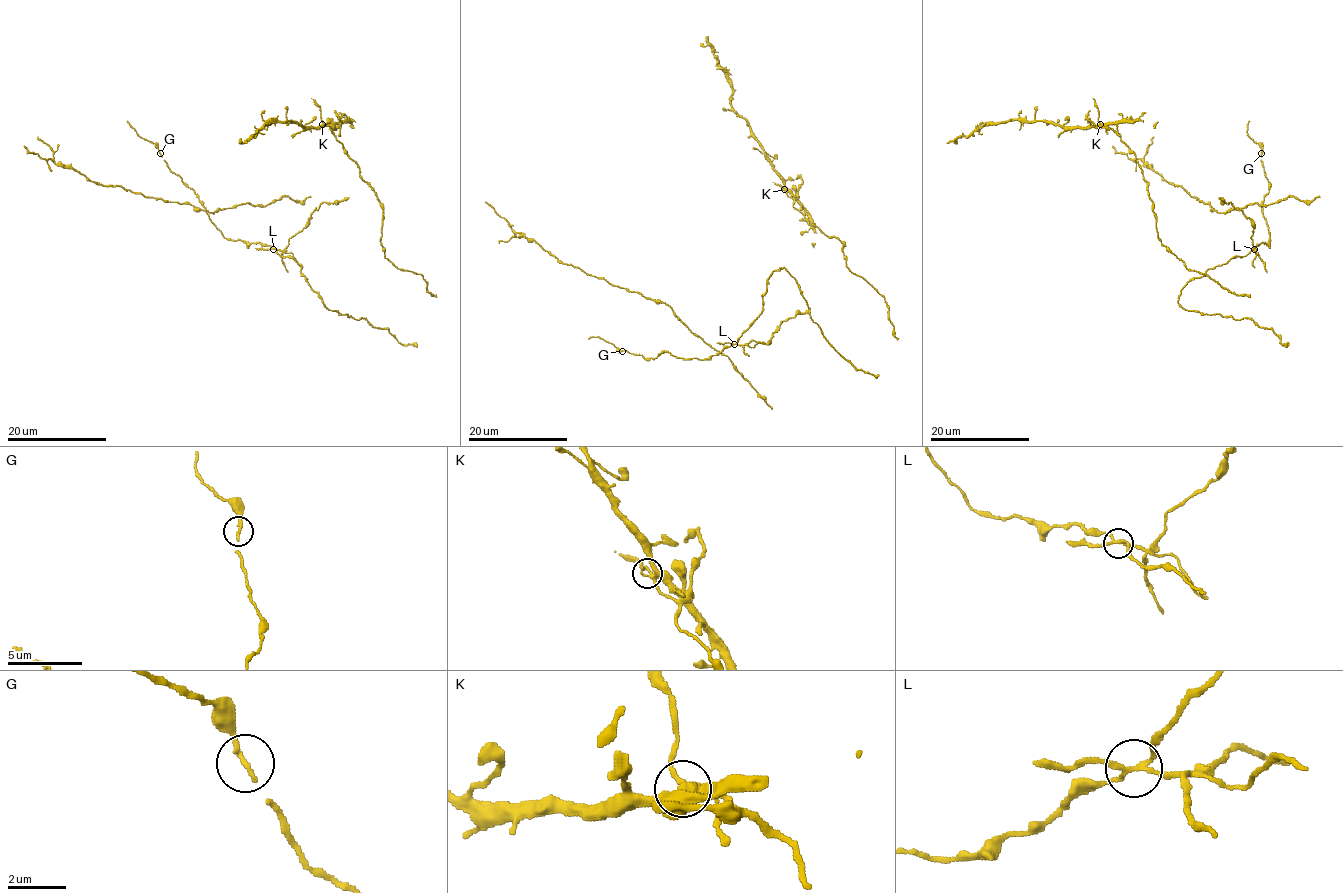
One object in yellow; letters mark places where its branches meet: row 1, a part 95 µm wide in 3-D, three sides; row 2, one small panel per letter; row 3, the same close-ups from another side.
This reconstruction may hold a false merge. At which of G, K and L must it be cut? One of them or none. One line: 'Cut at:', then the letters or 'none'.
Cut at: L

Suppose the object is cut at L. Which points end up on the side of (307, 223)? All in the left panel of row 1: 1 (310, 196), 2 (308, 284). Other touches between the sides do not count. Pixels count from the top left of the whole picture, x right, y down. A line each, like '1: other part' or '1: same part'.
1: other part
2: other part

